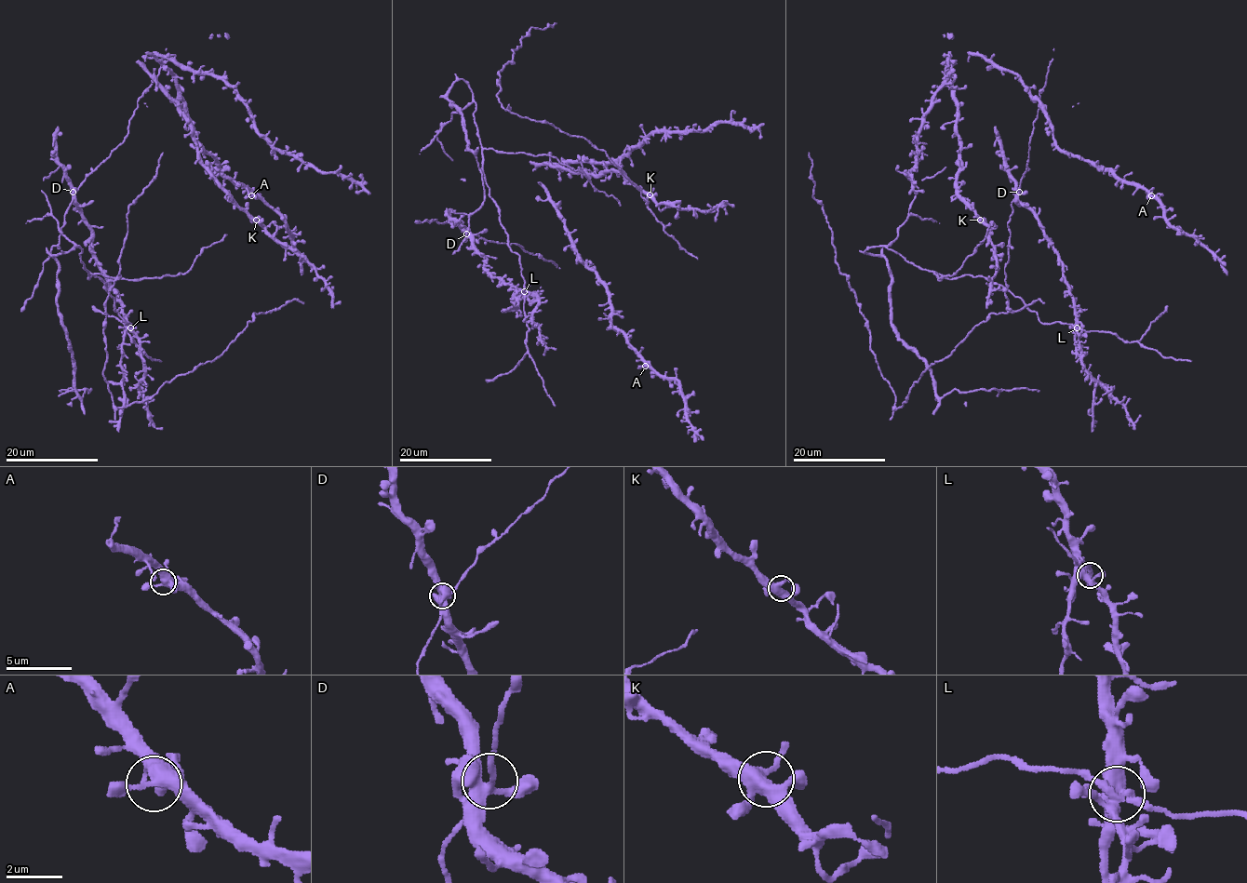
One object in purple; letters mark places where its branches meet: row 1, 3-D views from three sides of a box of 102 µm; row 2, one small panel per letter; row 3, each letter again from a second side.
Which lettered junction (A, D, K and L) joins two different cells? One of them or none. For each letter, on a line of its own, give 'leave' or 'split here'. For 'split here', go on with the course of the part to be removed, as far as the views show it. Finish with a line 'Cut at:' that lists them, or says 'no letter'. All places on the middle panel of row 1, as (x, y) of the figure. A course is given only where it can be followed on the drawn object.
A: leave
D: leave
K: leave
L: leave
Cut at: no letter

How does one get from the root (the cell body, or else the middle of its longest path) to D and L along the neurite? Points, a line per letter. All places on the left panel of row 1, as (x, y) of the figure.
D: (146, 277), (88, 274), (105, 285), (113, 309), (128, 325), (123, 301), (94, 253), (90, 228), (73, 192)
L: (146, 277), (127, 280), (88, 274), (89, 278), (98, 276), (105, 285), (113, 299), (113, 309), (131, 327)

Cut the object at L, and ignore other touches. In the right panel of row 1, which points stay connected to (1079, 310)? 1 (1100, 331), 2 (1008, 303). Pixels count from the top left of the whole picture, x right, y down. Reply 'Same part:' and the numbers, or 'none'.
Same part: 2

